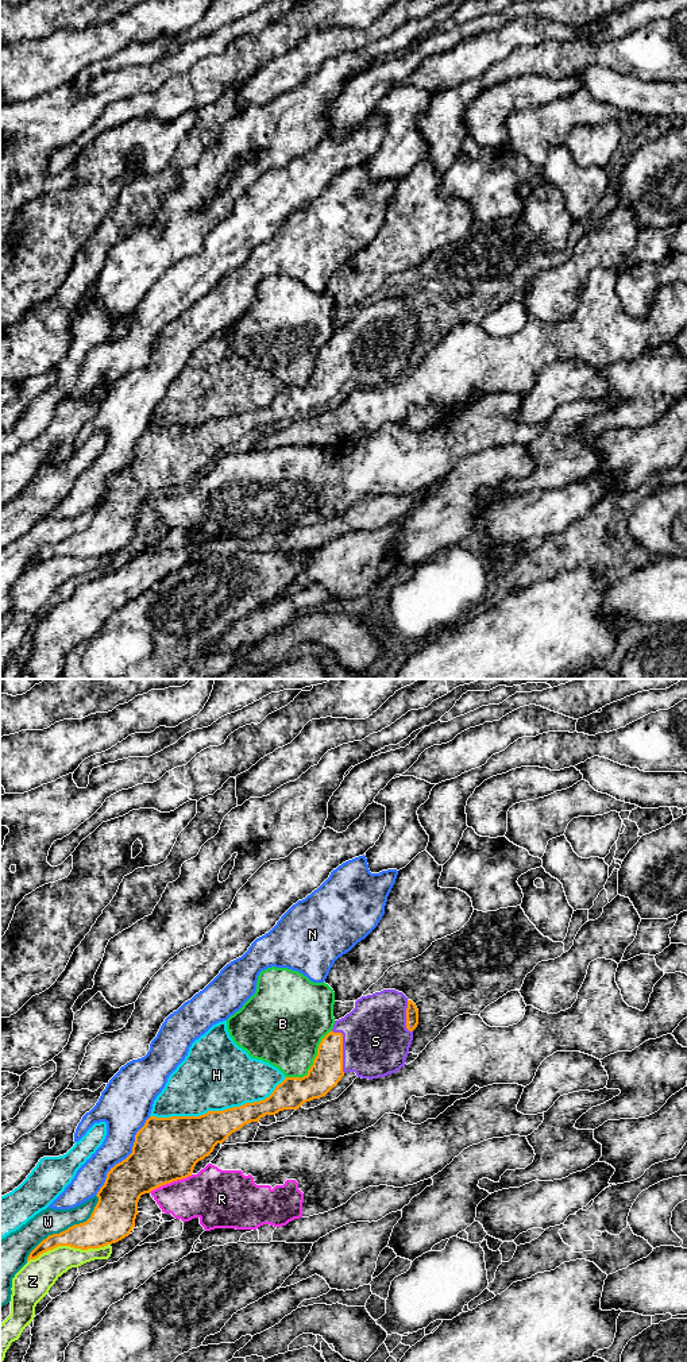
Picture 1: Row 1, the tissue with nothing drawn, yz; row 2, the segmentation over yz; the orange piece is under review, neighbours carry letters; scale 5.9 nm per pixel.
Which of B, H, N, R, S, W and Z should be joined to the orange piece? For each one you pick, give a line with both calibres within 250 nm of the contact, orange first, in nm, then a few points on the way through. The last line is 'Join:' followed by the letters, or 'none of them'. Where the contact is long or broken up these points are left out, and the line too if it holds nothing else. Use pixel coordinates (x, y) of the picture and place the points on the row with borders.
S: Thickness 190 nm (orange) against 400 nm
Join: S

